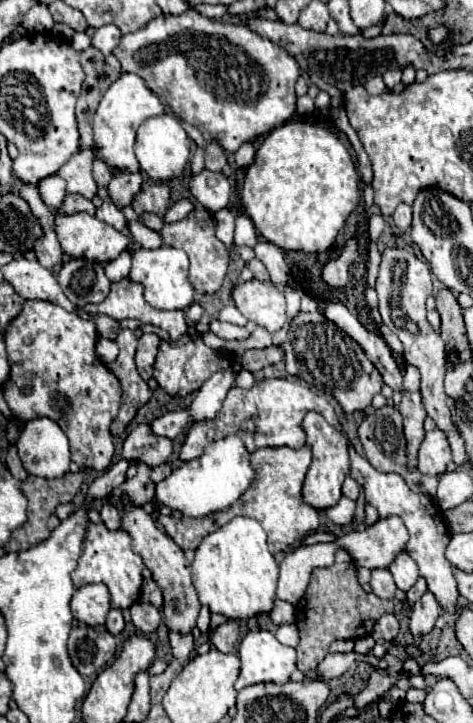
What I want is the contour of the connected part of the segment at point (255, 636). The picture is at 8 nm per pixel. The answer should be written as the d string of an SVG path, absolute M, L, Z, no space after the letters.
M268 630L248 632L238 650L242 668L234 684L236 690L258 682L288 682L296 668L296 650L284 646Z

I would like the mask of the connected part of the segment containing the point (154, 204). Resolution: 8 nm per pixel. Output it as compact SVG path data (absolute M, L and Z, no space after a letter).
M152 182L146 184L132 200L132 208L142 214L142 212L154 212L160 218L166 214L172 198L172 188L166 182Z

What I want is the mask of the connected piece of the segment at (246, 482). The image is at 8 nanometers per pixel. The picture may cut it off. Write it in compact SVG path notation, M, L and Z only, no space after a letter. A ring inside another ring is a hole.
M228 434L222 440L210 442L200 458L184 462L166 480L156 484L156 500L172 510L180 510L184 516L208 516L232 506L254 480L256 468L250 462L250 452L238 434Z

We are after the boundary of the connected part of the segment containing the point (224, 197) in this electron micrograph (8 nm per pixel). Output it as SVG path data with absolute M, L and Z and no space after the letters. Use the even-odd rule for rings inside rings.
M202 170L190 176L190 192L206 210L218 212L228 206L230 182L224 174Z

